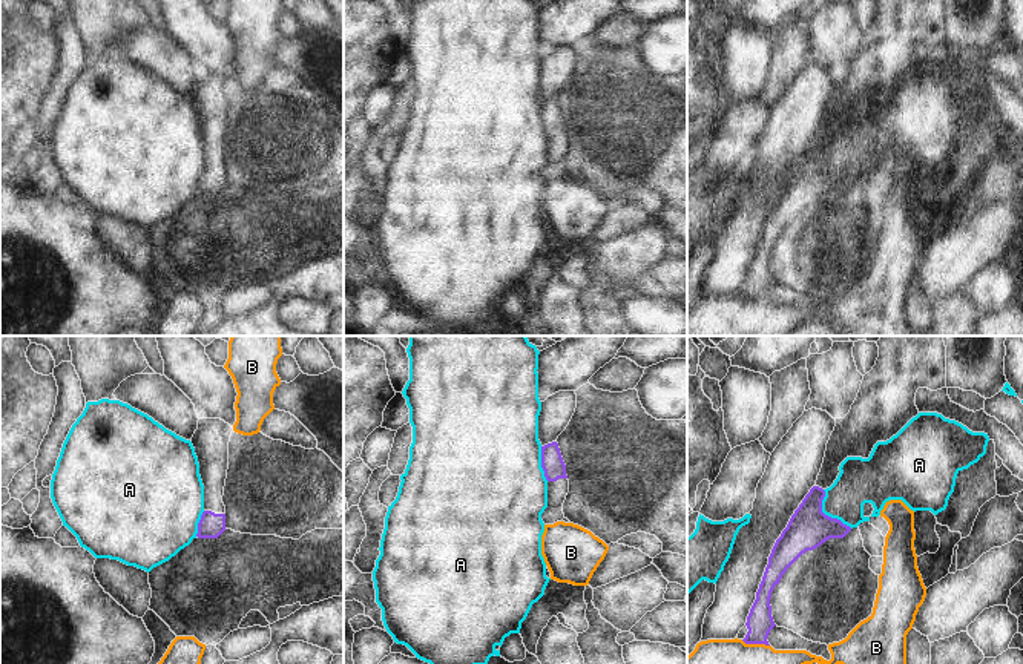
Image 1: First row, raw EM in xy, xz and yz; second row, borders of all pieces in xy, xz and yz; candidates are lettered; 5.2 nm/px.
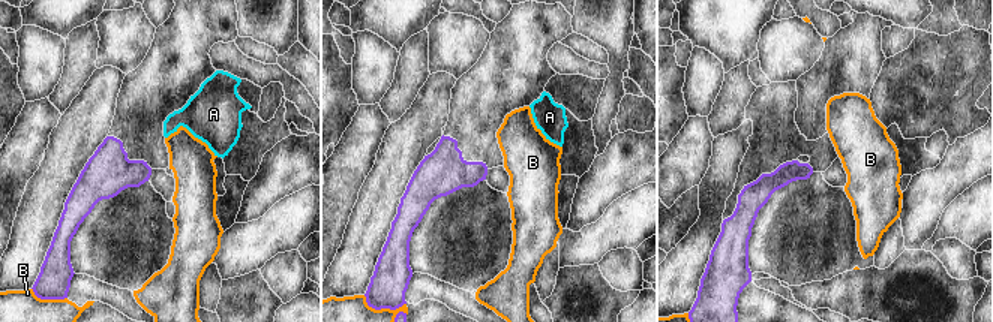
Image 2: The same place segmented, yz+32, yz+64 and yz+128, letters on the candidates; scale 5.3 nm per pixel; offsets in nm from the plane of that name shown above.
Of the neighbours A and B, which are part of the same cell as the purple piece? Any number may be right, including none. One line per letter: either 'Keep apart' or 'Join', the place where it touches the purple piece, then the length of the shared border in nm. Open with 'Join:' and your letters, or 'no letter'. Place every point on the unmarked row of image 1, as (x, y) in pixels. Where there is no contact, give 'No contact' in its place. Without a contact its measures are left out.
Join: no letter
A: Keep apart. Touches purple at yz (827, 172). Shared border 260 nm
B: Keep apart. Touches purple at yz (755, 299). Shared border 160 nm

